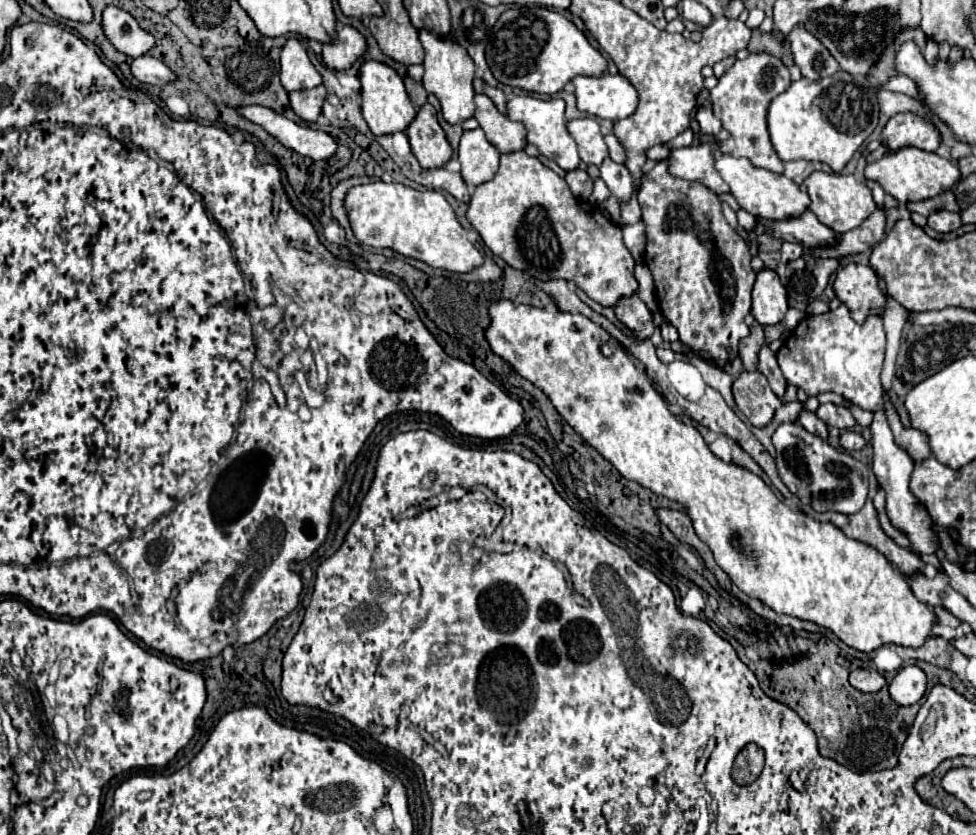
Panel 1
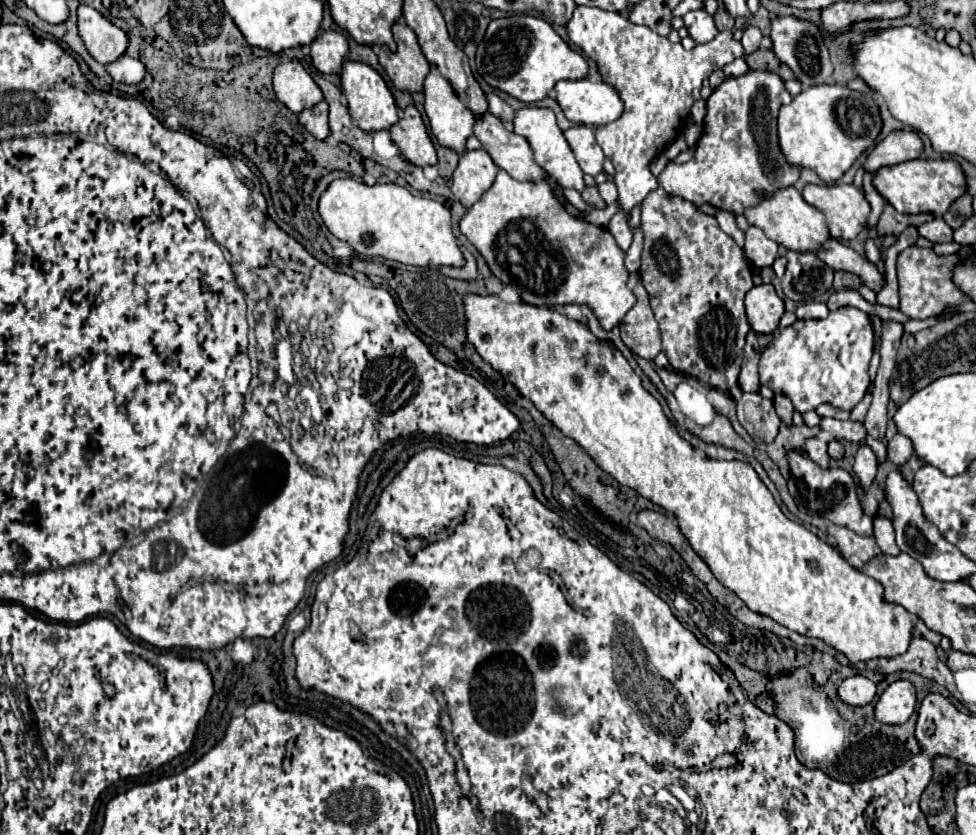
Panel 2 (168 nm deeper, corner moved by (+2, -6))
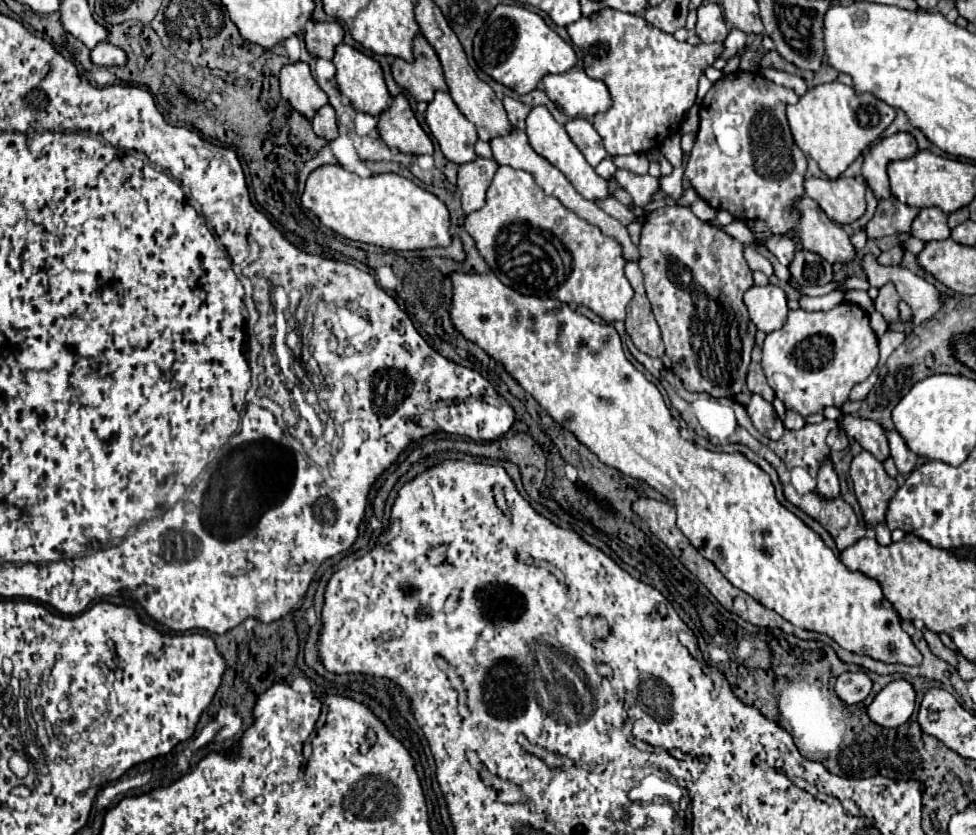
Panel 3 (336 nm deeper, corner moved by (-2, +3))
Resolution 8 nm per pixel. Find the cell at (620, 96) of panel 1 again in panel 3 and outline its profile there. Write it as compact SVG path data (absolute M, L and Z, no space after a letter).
M582 69L542 77L544 93L570 117L592 117L606 111L612 101L602 81L590 79Z

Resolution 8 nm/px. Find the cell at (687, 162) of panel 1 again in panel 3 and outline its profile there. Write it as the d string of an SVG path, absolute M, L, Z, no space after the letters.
M736 71L724 75L710 87L700 105L700 129L684 171L684 177L696 189L700 199L704 199L714 209L728 211L734 219L760 219L772 233L788 233L796 227L800 219L796 205L804 195L806 155L798 145L794 145L786 121L786 105L790 103L798 103L798 95L792 89L764 79L760 73Z

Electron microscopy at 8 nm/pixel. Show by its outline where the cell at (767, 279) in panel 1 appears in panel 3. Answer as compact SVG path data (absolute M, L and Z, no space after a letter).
M752 285L744 293L744 305L748 309L750 321L764 333L772 333L786 323L788 315L786 295L776 285L766 285L766 287Z

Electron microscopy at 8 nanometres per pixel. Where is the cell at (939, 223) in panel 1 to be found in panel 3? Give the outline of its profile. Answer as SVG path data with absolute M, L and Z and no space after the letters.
M928 207L920 209L916 219L912 221L910 235L922 239L922 241L932 241L932 239L948 239L950 229L946 225L946 215L938 207Z

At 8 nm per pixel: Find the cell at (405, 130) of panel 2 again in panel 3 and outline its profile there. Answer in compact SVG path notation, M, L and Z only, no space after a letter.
M400 93L392 99L390 107L378 115L380 139L390 147L410 155L432 155L434 145L424 129L418 125L408 99Z

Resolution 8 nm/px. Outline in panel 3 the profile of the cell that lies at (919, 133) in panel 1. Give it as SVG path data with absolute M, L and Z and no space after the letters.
M896 133L892 137L880 139L876 145L872 145L864 153L864 165L862 165L862 177L866 179L868 187L876 195L876 199L888 199L890 185L888 185L888 175L886 167L890 161L896 159L908 159L916 155L918 145L916 139L910 133Z

